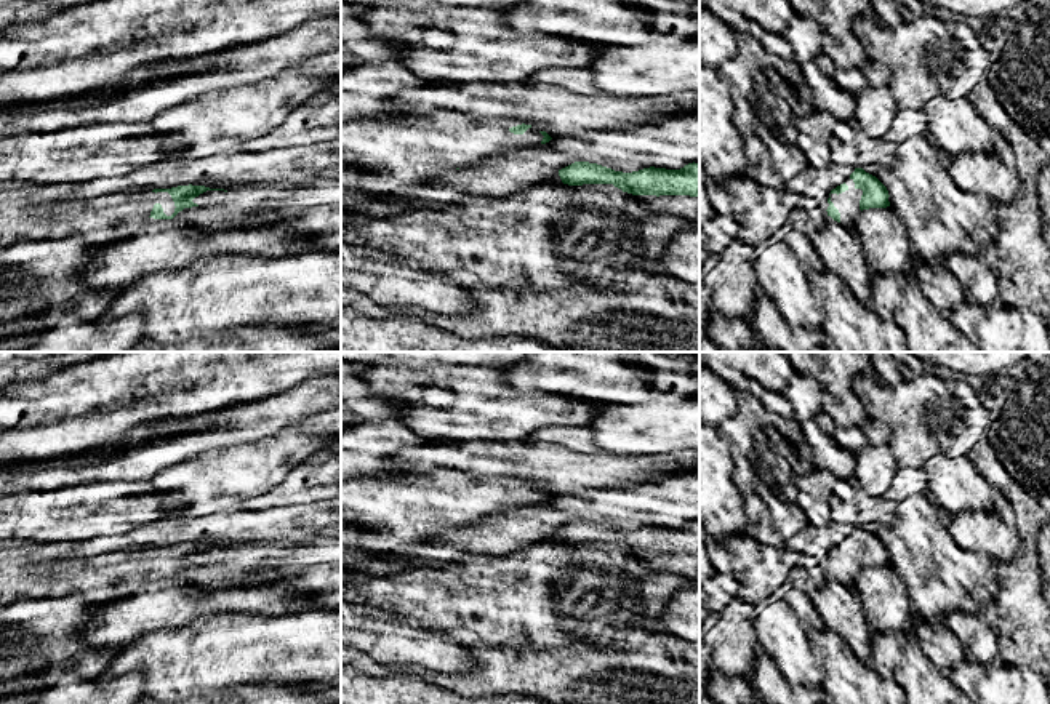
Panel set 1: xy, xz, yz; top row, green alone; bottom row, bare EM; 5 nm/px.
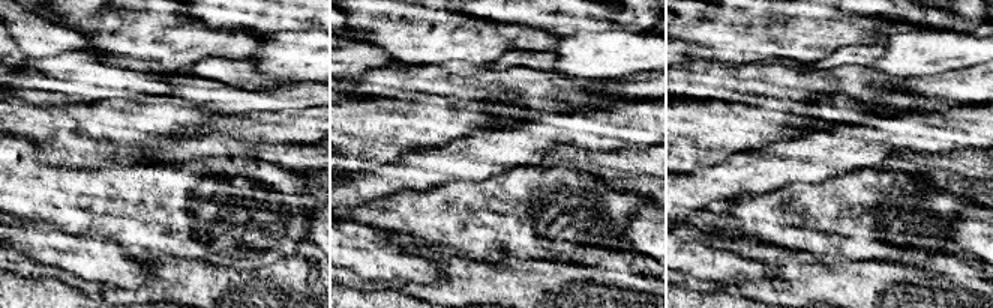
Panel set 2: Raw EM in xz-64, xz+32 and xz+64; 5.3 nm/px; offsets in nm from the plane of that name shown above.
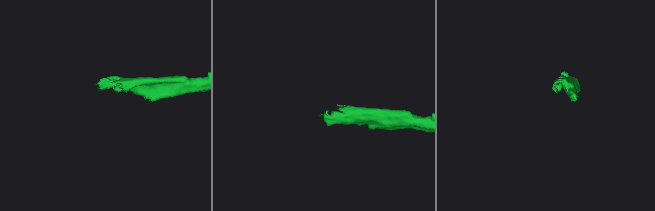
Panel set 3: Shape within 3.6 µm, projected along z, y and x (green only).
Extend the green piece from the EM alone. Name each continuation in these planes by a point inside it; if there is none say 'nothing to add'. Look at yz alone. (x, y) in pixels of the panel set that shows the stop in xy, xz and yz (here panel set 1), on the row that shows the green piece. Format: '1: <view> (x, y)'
1: yz (847, 202)

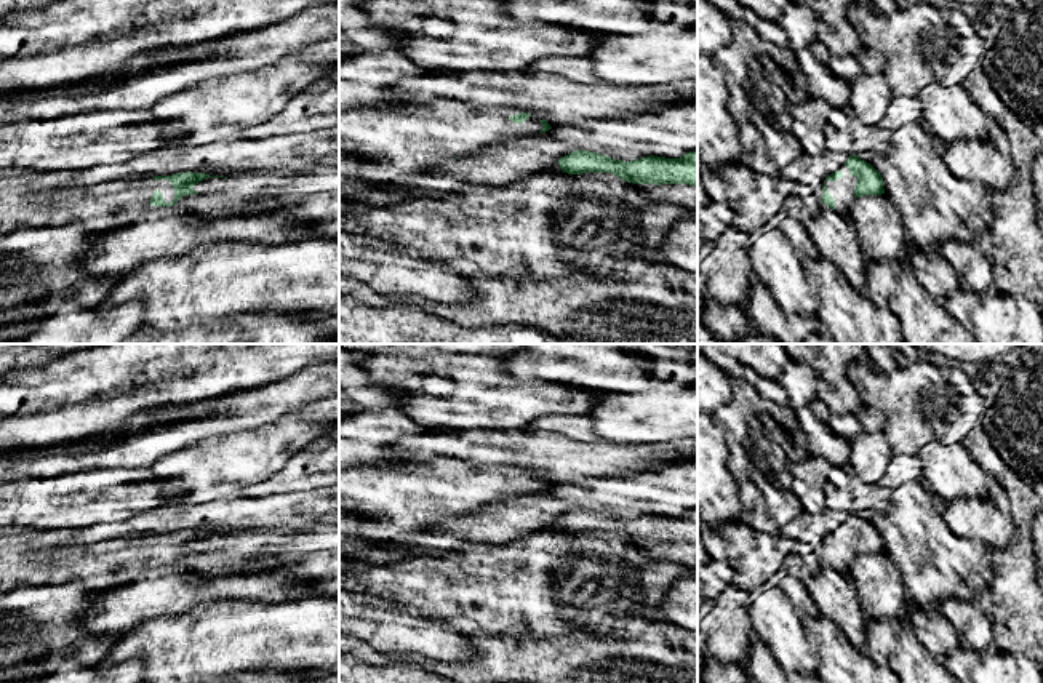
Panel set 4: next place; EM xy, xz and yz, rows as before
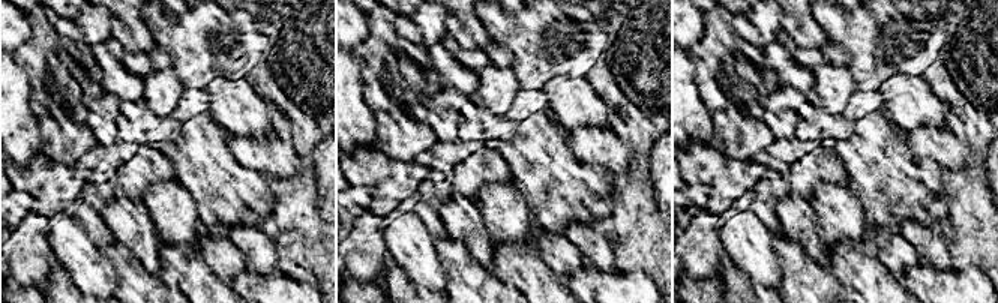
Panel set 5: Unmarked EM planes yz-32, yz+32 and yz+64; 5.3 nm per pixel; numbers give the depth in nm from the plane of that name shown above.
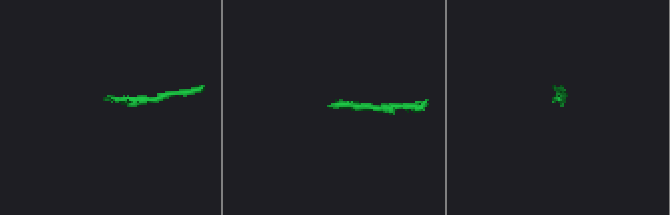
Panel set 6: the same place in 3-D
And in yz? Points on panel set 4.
1: yz (842, 189)

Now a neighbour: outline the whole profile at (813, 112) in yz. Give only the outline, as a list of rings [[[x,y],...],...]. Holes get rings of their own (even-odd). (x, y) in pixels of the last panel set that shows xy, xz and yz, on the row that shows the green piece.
[[[808,98],[801,104],[789,104],[789,114],[793,118],[790,133],[798,139],[803,154],[817,155],[825,150],[822,131],[832,109],[819,98]]]

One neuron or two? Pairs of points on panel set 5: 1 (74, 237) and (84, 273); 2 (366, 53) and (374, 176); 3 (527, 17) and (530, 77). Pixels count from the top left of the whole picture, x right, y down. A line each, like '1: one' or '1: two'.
1: one
2: two
3: one

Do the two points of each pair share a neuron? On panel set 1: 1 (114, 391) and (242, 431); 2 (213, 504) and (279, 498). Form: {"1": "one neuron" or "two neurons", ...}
{"1": "two neurons", "2": "two neurons"}

